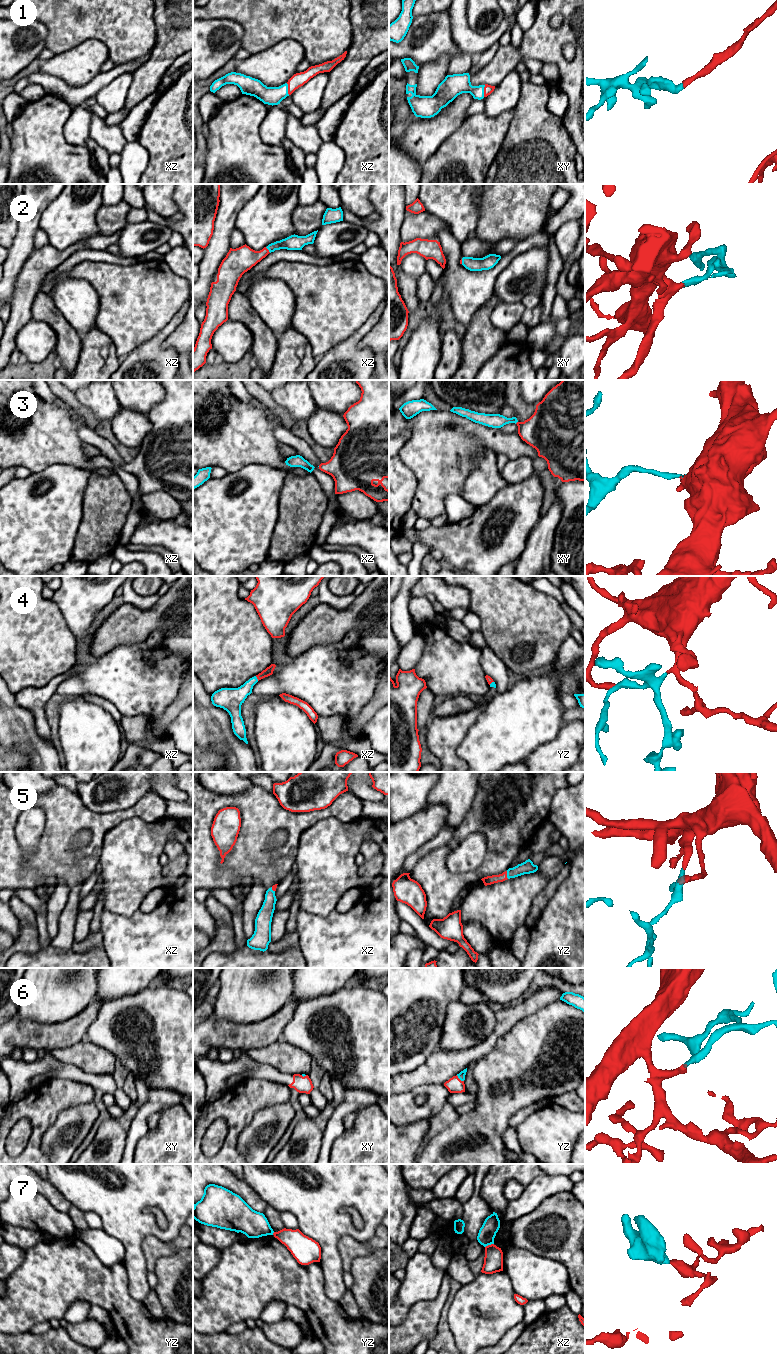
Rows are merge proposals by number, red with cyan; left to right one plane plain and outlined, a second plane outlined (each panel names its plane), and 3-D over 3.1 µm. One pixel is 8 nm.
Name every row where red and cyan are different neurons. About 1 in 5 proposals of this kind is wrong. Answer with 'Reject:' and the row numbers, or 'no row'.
Reject: 7

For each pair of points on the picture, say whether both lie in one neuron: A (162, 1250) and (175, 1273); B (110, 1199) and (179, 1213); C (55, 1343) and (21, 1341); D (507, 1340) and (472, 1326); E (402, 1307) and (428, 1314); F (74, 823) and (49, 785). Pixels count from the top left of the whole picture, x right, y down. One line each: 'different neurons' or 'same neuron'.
A: different neurons
B: same neuron
C: same neuron
D: different neurons
E: different neurons
F: different neurons

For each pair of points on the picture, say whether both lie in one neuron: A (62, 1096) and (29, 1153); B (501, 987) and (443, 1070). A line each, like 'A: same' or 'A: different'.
A: same
B: different

